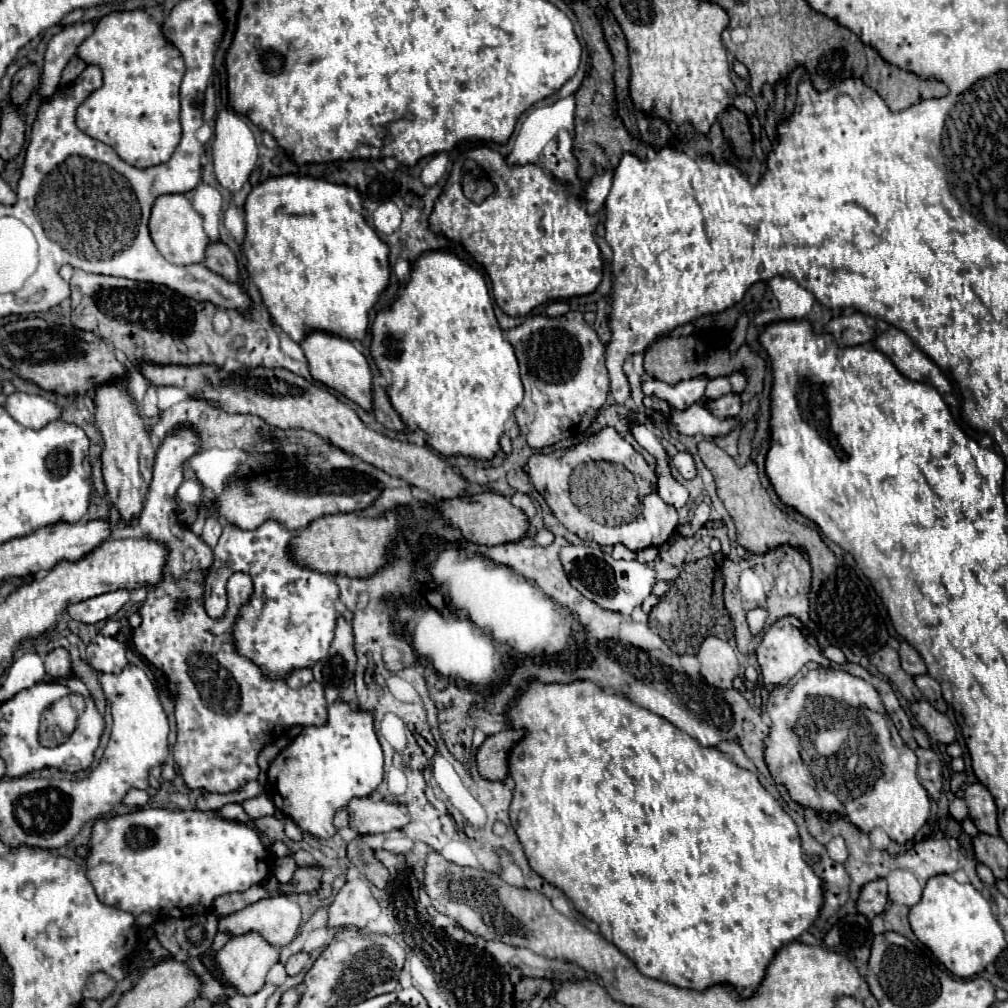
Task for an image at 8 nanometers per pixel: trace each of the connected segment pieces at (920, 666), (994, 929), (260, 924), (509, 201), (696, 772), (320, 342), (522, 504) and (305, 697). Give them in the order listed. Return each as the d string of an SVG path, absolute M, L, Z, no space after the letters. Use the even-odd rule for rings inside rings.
M903 640L899 644L899 658L901 658L901 668L911 674L911 676L917 676L917 674L925 674L927 668L925 668L925 662L921 660L921 656Z
M937 874L935 878L929 878L923 888L923 898L909 912L909 922L919 942L923 942L933 956L959 978L983 972L1007 946L1003 928L995 920L989 902L977 888L971 884L959 884L951 874Z
M285 893L279 894L279 896L261 898L255 904L245 906L239 912L233 912L229 916L219 918L219 932L227 932L229 936L239 936L239 934L247 934L247 932L259 932L271 946L281 948L281 946L289 944L297 936L299 924L301 924L301 908L297 903L297 895Z
M475 148L467 156L485 170L489 180L495 184L497 192L487 196L481 204L465 200L461 190L459 158L449 174L449 180L441 196L435 202L429 224L431 232L435 234L441 232L453 242L457 242L459 238L461 246L475 258L475 262L479 262L485 268L491 280L494 303L509 316L525 316L535 306L541 306L545 302L567 300L571 296L595 292L603 276L603 262L593 236L599 218L587 214L581 198L573 194L565 184L555 182L555 178L549 178L537 164L509 166L499 152L493 152L489 148Z
M529 680L521 694L513 698L505 716L509 720L509 728L525 730L525 736L511 750L507 766L509 776L515 782L509 816L529 866L545 882L565 892L585 918L599 924L601 934L615 944L643 976L691 990L705 990L713 984L727 982L743 998L747 998L761 984L765 968L775 952L787 942L797 940L817 920L819 902L823 902L823 886L819 886L819 876L803 858L795 822L759 784L753 772L739 768L729 758L723 758L717 748L703 748L697 740L675 728L665 718L633 704L621 694L607 694L591 680L573 680L569 684L543 684L539 680Z
M311 332L301 342L301 348L309 360L311 376L317 382L325 384L331 390L337 390L345 398L359 404L365 412L373 414L373 394L371 394L373 392L373 372L371 372L371 366L369 366L365 354L359 352L353 346L353 342L333 336L333 334L327 334L327 332Z
M515 492L513 494L513 498L511 498L511 502L515 504L515 506L519 506L529 518L533 518L535 516L535 504L533 504L533 500L531 500L531 496L527 496L527 494L523 494L523 492Z
M191 428L173 430L157 448L153 482L149 486L145 508L139 516L139 528L143 538L155 540L167 548L167 562L163 566L163 580L149 590L149 596L139 608L141 626L133 630L133 646L145 656L153 666L165 672L169 682L175 686L175 718L177 718L177 742L173 746L173 756L179 766L179 772L189 788L201 788L207 792L235 792L251 780L257 780L259 766L257 754L265 746L265 734L275 730L285 732L291 726L321 726L327 720L327 702L323 698L323 686L311 682L299 690L291 690L285 680L267 680L259 666L251 660L237 654L231 640L231 622L235 622L235 614L239 606L247 602L251 596L251 578L247 578L247 586L239 586L239 580L227 582L227 610L223 618L209 618L203 606L203 584L205 576L211 568L211 548L195 536L187 526L179 524L175 516L177 508L177 488L183 482L181 464L189 460L199 448L199 438Z

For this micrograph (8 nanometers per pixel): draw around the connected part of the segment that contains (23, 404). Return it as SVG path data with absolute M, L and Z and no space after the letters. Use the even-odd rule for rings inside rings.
M13 392L7 398L5 408L19 424L33 430L39 430L47 422L53 422L61 416L61 408L55 406L51 400L43 396L31 396L25 392Z

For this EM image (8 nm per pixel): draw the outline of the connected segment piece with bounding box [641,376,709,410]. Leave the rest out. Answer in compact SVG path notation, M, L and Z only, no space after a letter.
M695 376L695 378L679 382L675 386L665 384L661 380L645 380L641 384L641 388L643 388L643 394L655 394L655 396L667 400L671 408L685 410L687 406L691 406L693 402L699 402L703 398L707 382L709 382L707 376Z

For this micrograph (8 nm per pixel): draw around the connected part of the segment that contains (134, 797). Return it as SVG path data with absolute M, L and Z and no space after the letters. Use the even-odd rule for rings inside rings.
M129 790L129 794L125 796L125 800L123 800L127 806L137 806L137 808L141 808L141 806L145 806L147 802L149 802L149 794L145 792L145 790Z

